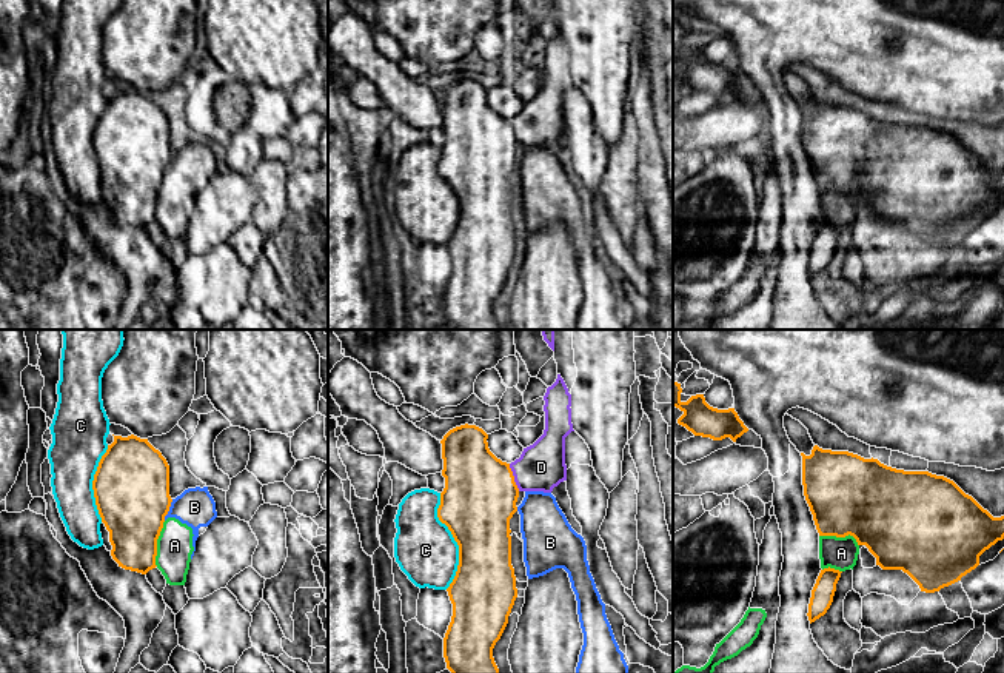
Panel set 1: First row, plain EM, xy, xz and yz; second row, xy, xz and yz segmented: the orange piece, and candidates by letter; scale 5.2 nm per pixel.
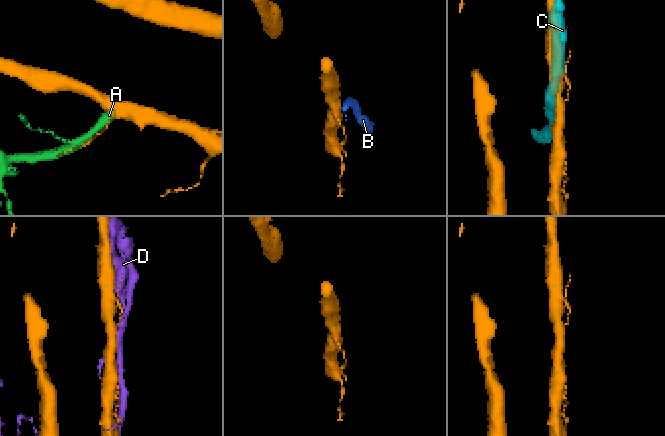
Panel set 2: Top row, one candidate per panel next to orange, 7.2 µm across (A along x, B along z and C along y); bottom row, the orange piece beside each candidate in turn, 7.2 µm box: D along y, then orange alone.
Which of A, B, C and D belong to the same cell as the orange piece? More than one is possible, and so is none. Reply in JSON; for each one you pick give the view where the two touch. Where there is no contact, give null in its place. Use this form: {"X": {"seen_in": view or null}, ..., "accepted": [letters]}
{"accepted": []}

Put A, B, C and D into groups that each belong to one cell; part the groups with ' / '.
A B / C / D

